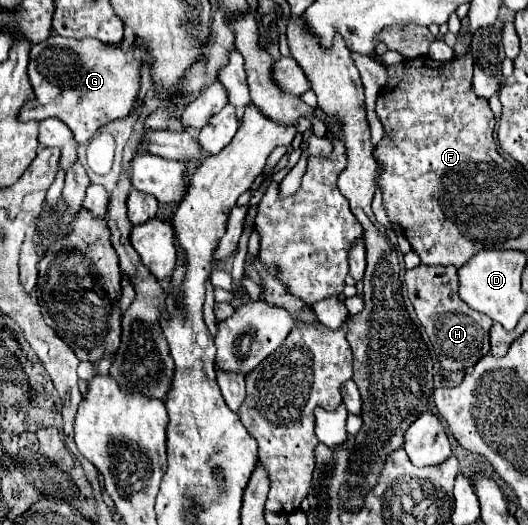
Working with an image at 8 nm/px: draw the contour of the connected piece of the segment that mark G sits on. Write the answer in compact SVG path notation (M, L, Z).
M51 36L29 52L27 74L35 98L25 102L19 120L59 118L69 126L75 142L85 144L103 124L125 118L133 110L139 92L139 70L141 62L129 60L121 46L107 46L95 38L73 40Z

